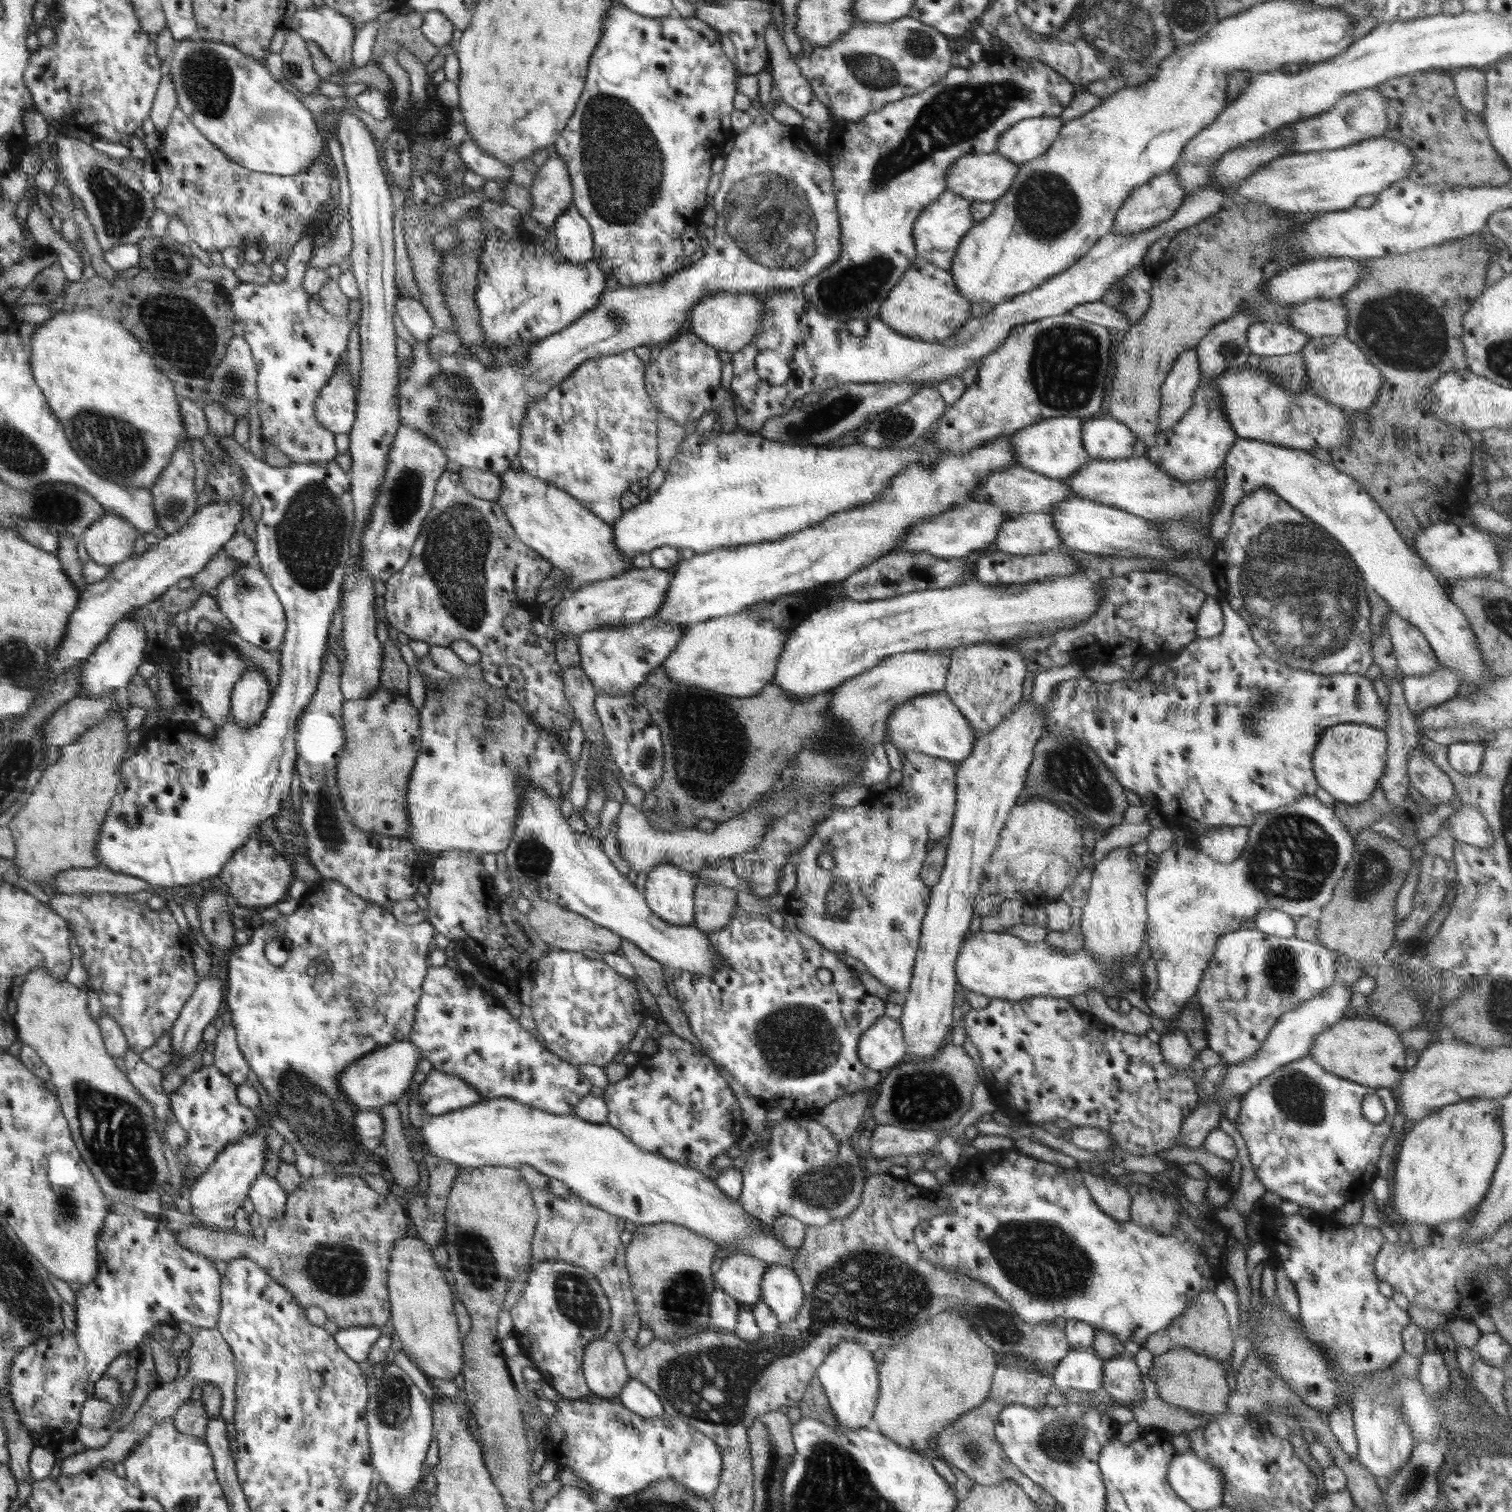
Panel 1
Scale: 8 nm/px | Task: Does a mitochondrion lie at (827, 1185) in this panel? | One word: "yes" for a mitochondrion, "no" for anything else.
yes

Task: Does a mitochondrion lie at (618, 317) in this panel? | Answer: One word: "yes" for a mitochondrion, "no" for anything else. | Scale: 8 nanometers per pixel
yes

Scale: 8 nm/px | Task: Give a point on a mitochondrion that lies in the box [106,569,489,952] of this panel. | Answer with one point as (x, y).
(327, 824)

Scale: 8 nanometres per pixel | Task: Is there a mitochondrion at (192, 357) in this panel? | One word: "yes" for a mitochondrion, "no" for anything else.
yes

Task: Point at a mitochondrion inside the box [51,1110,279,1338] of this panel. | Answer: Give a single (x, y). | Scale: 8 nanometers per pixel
(67, 1208)

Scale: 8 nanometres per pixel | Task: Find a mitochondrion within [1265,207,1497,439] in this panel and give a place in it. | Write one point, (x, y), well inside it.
(1404, 330)

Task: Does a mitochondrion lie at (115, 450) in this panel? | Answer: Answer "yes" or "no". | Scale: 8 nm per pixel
yes

